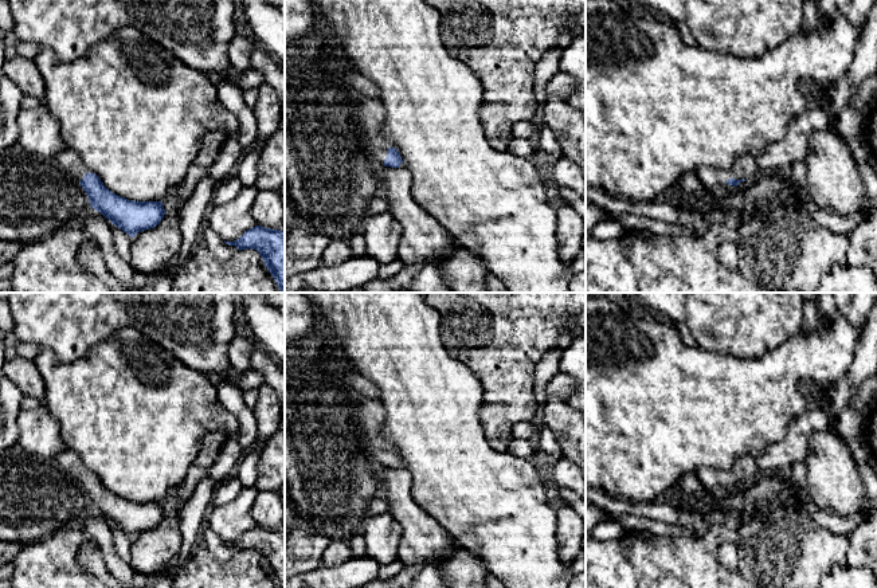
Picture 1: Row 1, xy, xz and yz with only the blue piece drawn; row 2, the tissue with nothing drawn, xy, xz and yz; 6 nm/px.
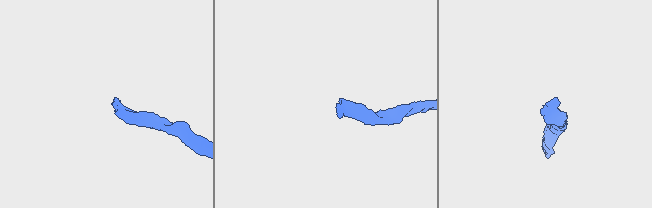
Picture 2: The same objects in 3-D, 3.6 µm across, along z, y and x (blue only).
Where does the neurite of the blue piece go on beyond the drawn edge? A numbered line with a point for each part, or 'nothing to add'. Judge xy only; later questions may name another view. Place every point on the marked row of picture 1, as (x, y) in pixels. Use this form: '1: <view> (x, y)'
1: xy (69, 161)

